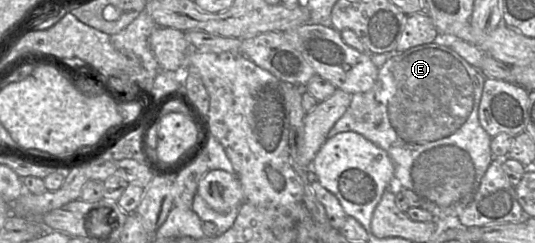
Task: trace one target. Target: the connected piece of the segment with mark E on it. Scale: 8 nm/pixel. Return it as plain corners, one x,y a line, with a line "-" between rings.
435,42
404,52
373,54
370,58
378,67
375,84
366,92
352,95
349,107
331,128
328,137
346,131
361,134
389,155
394,164
398,188
414,191
421,199
443,209
443,214
448,217
459,216
473,200
481,179
494,159
490,149
492,138
478,119
485,76
452,48

